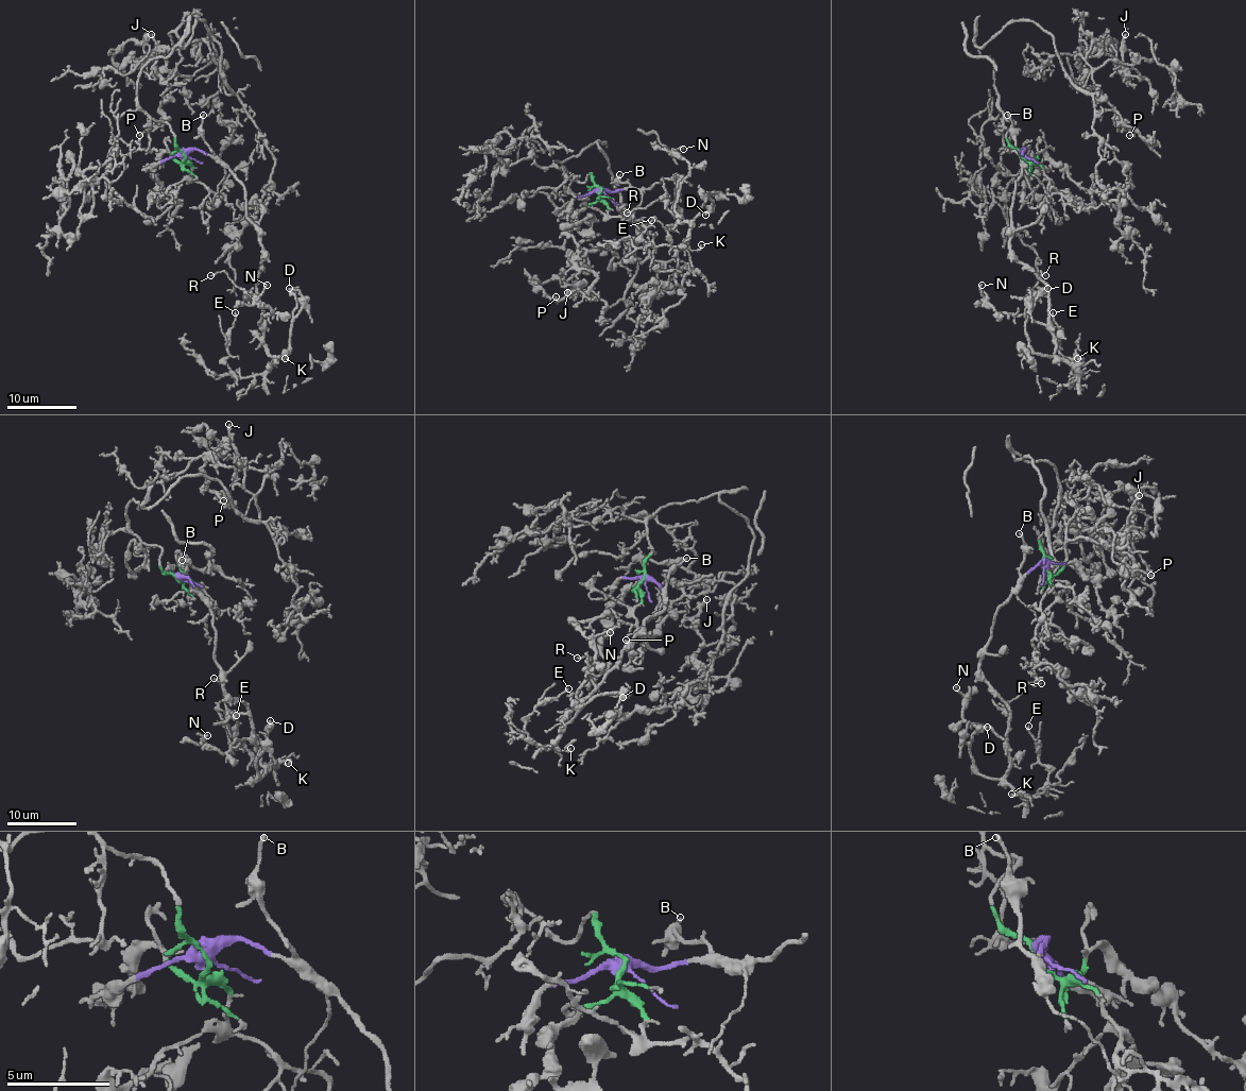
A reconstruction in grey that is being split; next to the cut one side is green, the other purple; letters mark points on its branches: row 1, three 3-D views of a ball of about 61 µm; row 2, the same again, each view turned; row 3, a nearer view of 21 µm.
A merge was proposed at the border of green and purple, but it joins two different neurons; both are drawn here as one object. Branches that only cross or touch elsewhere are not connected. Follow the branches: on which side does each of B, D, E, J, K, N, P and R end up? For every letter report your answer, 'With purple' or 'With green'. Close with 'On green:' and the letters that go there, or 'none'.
B: With purple
D: With purple
E: With purple
J: With green
K: With purple
N: With purple
P: With green
R: With purple
On green: J, P

